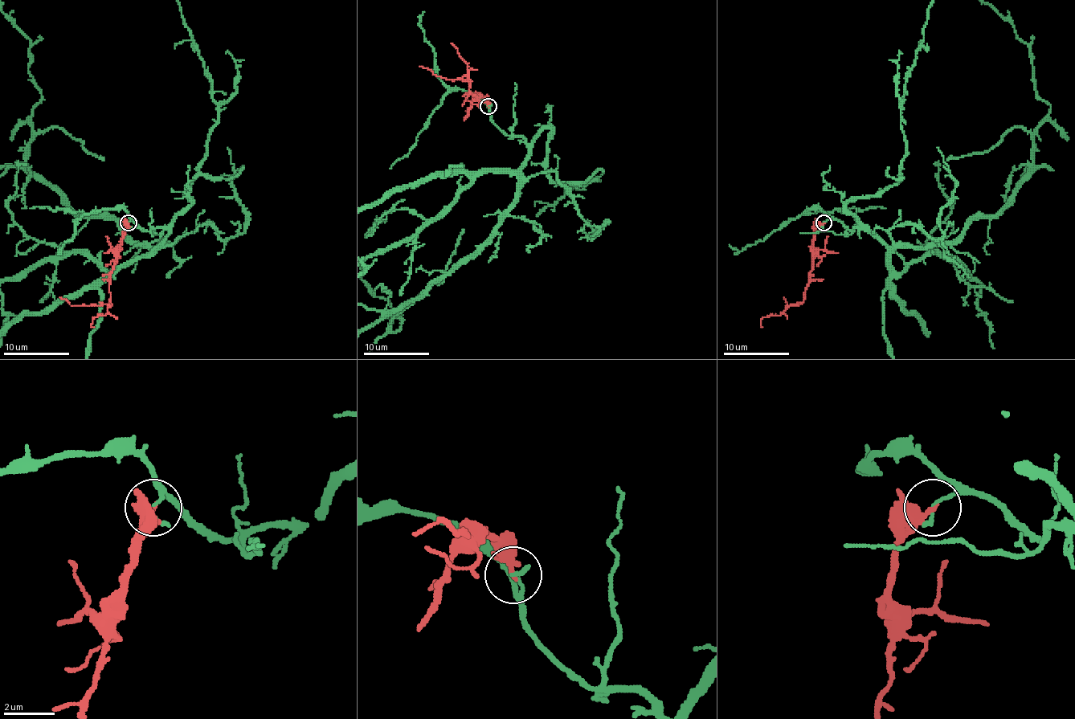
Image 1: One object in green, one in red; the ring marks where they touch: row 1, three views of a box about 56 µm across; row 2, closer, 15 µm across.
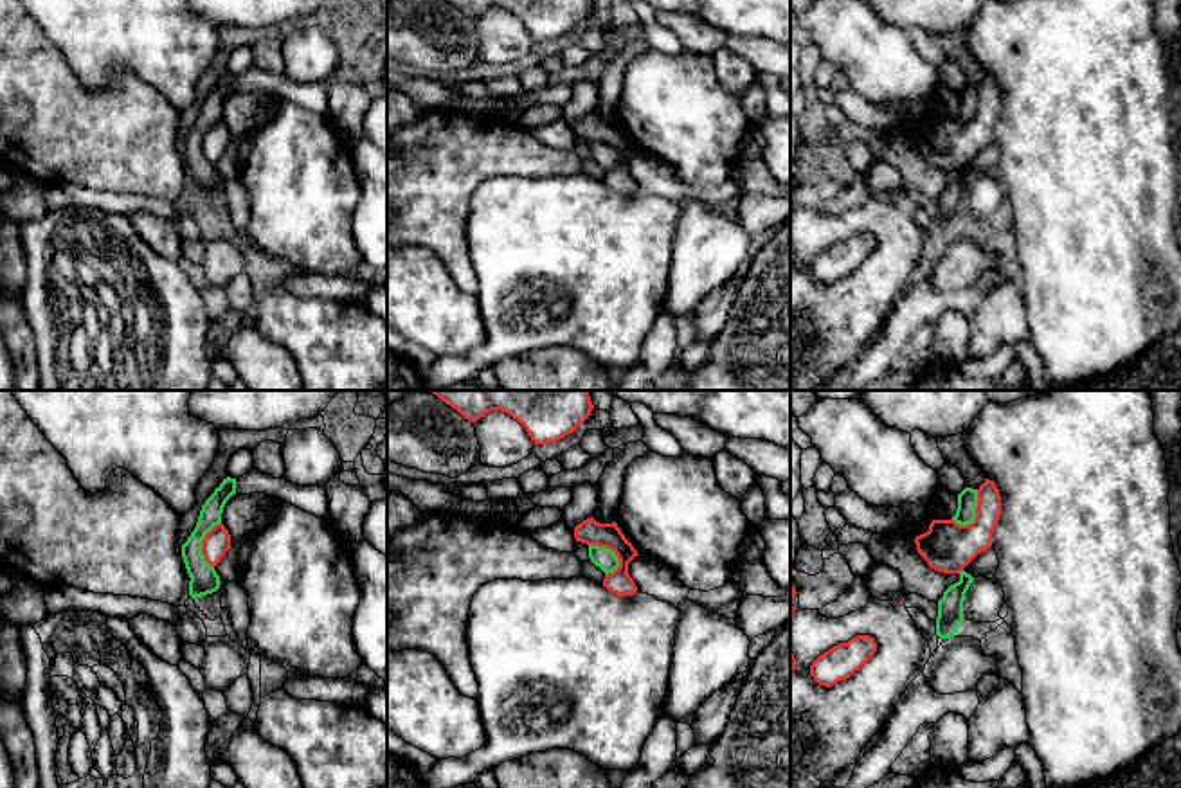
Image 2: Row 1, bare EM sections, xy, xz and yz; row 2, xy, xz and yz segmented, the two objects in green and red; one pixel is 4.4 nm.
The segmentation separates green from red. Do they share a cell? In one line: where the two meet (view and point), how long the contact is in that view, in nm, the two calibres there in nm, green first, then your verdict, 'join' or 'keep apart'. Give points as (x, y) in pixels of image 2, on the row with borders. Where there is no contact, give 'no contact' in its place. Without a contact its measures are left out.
meets green in xz at (609, 549); contact 170 nm long; 90 nm thick on the green side, 110 nm on the other; keep apart

